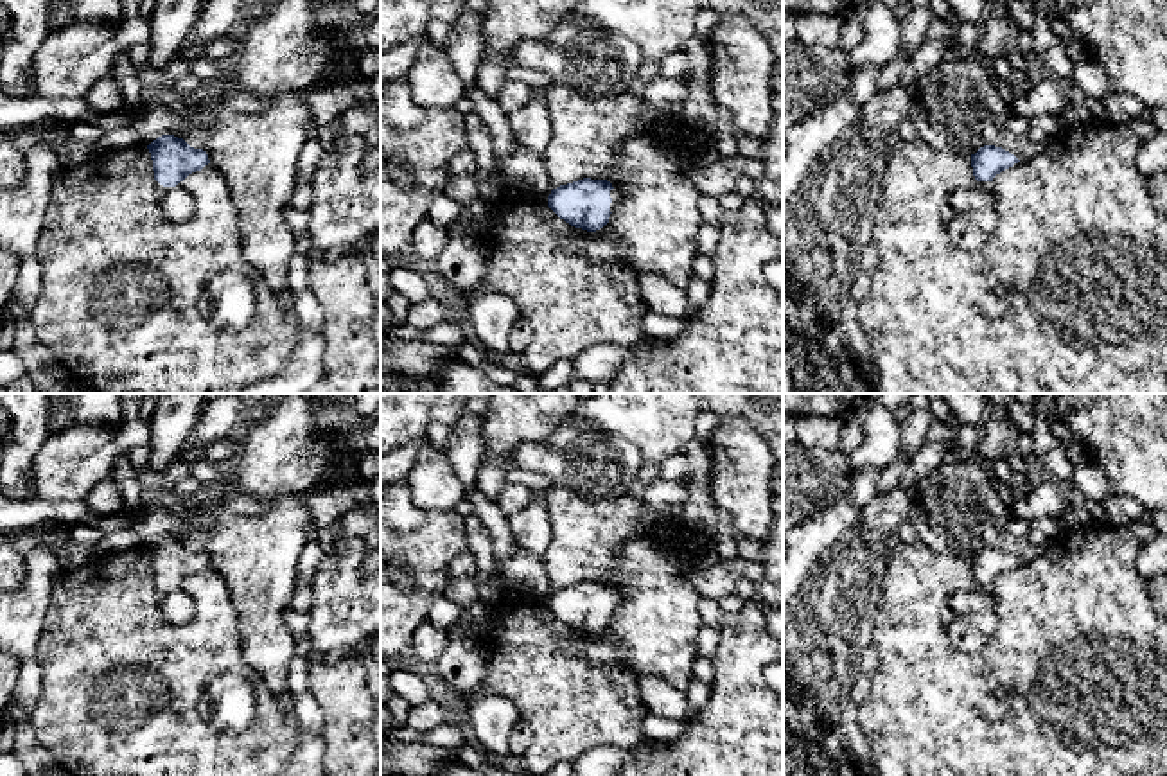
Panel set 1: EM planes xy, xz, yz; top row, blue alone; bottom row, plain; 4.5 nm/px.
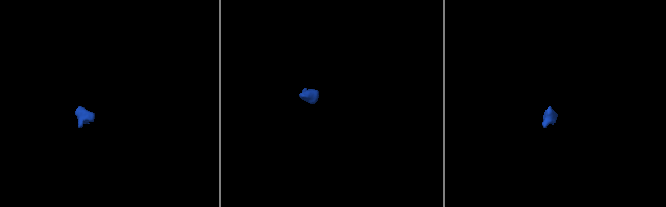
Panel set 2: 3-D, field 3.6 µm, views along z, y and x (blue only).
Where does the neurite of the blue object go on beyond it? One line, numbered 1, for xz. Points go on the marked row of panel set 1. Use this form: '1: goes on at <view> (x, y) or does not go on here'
1: goes on at xz (616, 196)

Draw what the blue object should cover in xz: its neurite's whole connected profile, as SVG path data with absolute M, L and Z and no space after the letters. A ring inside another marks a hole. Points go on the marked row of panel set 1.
M584 178L560 185L548 196L548 207L575 228L596 232L609 223L621 192L607 180Z

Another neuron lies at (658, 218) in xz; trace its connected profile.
M650 137L628 138L618 147L618 174L610 181L621 201L603 226L618 237L639 273L657 273L686 289L698 255L697 232L702 225L698 189L686 158Z

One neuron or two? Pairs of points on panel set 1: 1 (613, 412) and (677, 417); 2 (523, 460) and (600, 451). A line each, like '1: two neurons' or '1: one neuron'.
1: one neuron
2: one neuron

